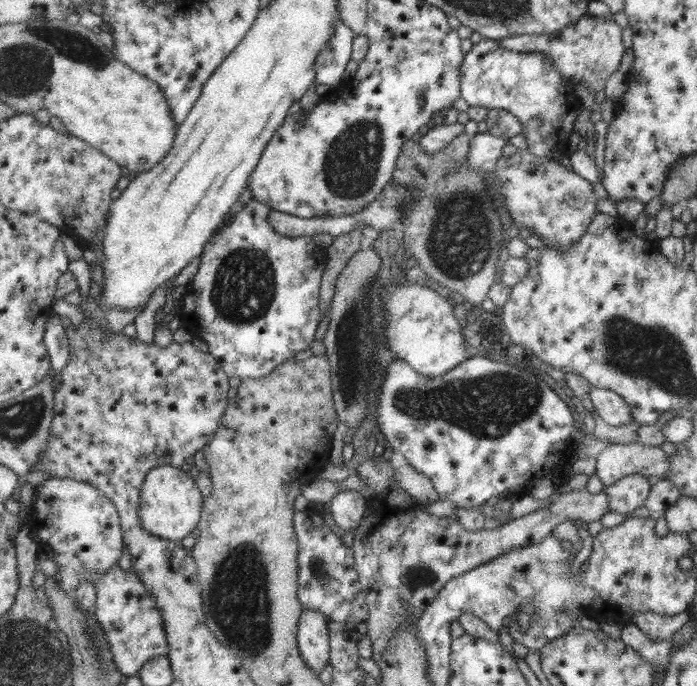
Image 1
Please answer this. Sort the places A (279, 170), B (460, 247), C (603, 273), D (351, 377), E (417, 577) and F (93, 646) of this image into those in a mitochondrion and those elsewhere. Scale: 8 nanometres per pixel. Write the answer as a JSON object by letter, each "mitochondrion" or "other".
{"A":"other","B":"mitochondrion","C":"other","D":"mitochondrion","E":"mitochondrion","F":"mitochondrion"}

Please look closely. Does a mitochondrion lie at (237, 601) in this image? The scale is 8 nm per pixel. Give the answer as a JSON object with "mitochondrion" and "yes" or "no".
{"mitochondrion":"yes"}

